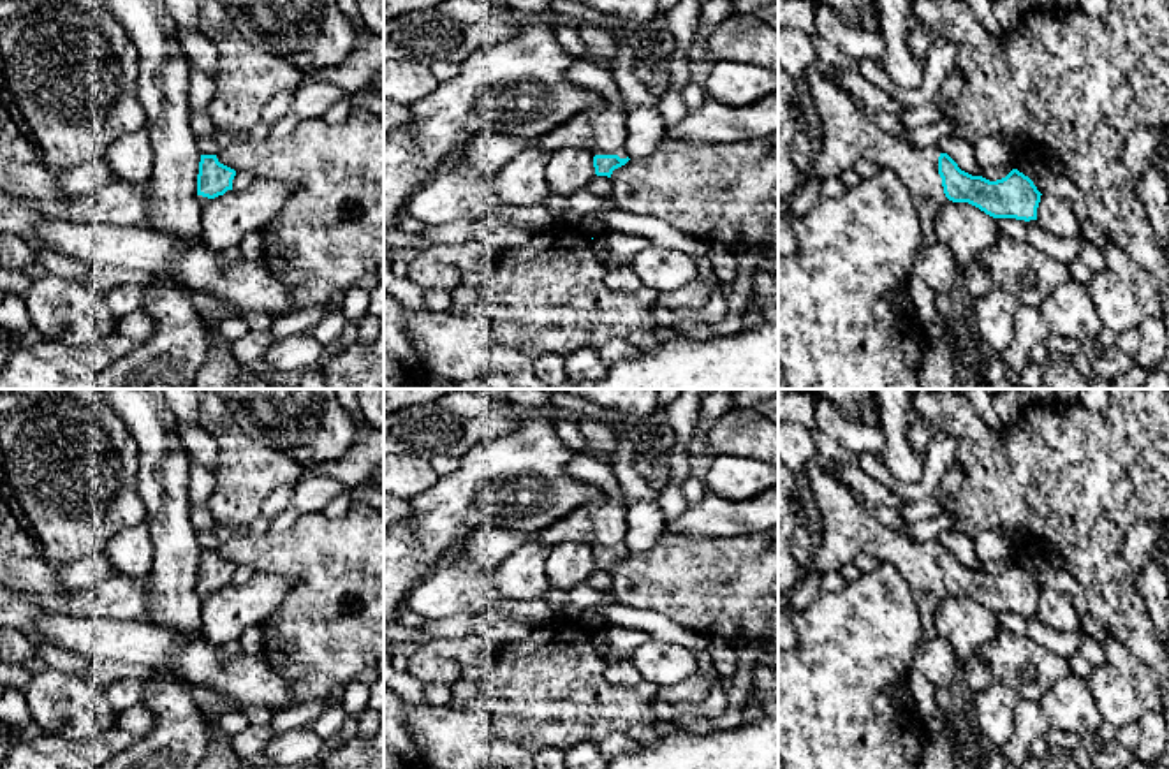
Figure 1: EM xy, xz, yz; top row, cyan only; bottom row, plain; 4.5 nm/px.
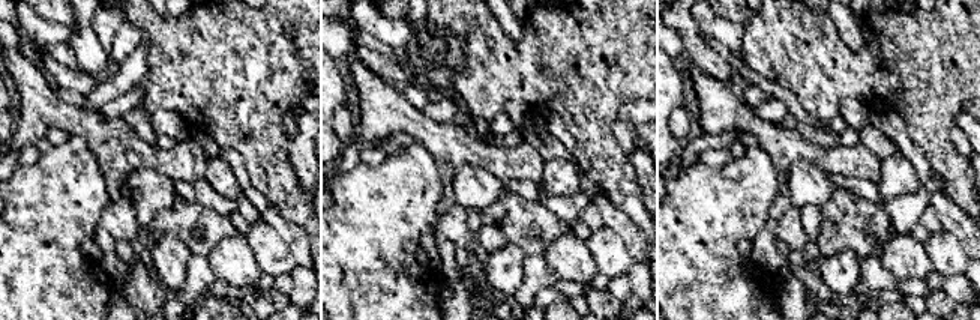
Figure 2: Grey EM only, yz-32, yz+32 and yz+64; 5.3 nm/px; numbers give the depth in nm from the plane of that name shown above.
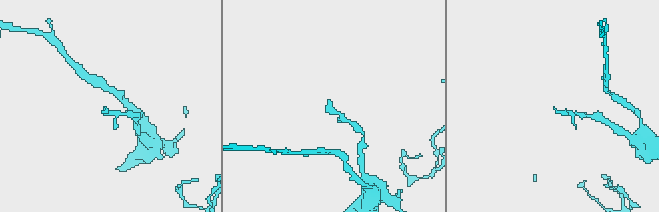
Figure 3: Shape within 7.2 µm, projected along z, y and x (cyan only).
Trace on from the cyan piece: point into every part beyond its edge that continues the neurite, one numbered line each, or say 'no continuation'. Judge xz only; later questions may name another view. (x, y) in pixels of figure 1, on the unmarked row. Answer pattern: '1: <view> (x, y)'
1: xz (599, 525)

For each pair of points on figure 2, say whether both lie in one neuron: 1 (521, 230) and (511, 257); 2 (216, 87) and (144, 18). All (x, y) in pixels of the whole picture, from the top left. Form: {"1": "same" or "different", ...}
{"1": "different", "2": "same"}

